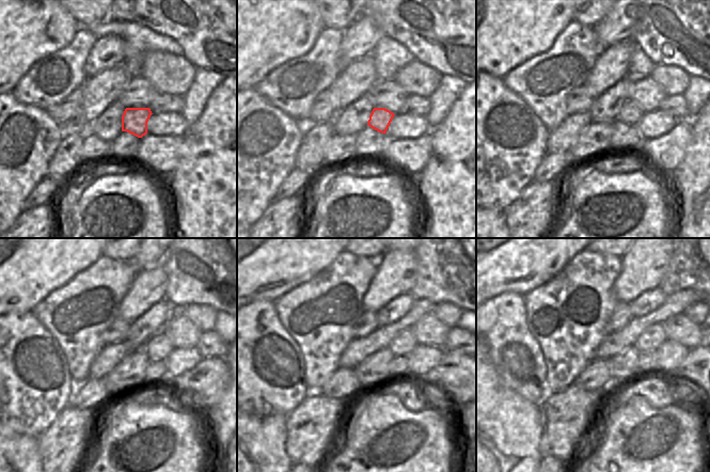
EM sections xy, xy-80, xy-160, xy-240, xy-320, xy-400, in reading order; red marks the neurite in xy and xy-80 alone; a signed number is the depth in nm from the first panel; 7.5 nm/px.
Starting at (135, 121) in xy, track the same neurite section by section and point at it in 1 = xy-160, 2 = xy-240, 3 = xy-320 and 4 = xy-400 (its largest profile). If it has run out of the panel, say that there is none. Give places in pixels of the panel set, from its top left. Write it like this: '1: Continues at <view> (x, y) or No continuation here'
1: Continues at xy-160 (631, 113)
2: Continues at xy-240 (159, 347)
3: Continues at xy-320 (405, 342)
4: Continues at xy-400 (655, 335)

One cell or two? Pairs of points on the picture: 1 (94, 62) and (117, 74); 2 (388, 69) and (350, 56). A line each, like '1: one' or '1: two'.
1: two
2: two

